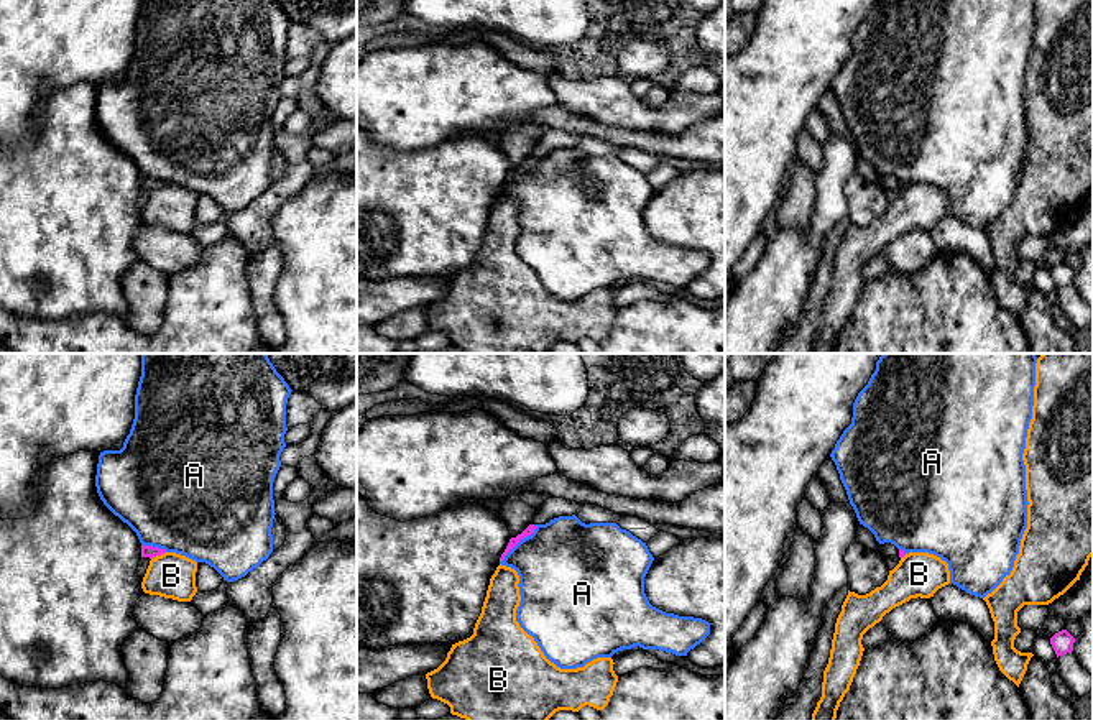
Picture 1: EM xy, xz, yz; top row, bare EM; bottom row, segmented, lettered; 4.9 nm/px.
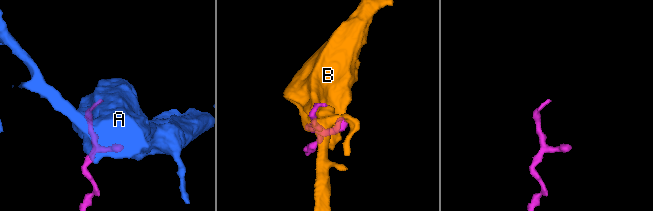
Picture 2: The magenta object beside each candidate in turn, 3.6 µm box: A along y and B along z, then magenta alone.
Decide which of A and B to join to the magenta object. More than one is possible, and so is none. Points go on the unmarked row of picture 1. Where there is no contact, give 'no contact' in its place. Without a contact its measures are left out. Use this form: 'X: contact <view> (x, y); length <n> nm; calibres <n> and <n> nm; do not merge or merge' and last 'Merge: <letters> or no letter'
A: contact xz (518, 173); length 260 nm; calibres 50 and 440 nm; do not merge
B: contact xy (158, 186); length 80 nm; calibres 60 and 220 nm; do not merge
Merge: no letter

